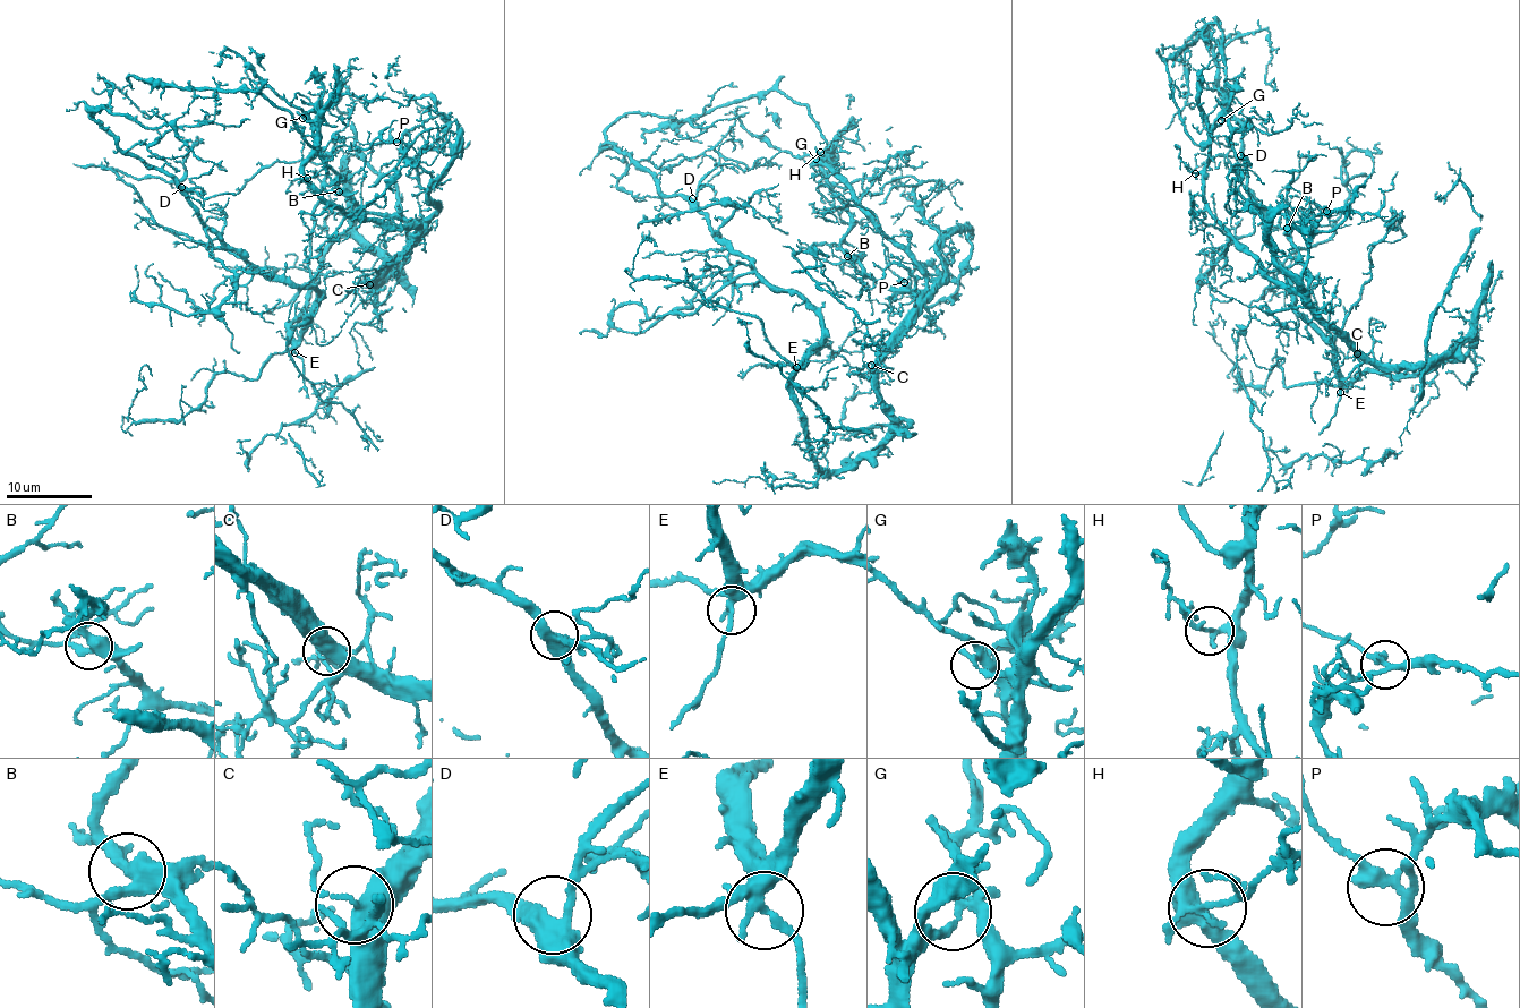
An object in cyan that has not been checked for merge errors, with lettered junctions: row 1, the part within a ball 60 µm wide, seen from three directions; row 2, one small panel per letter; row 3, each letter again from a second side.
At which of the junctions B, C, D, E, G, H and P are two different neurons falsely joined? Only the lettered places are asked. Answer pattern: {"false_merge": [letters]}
{"false_merge": []}

